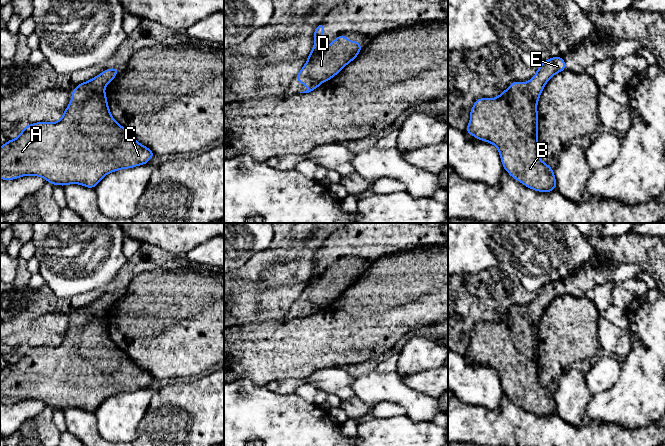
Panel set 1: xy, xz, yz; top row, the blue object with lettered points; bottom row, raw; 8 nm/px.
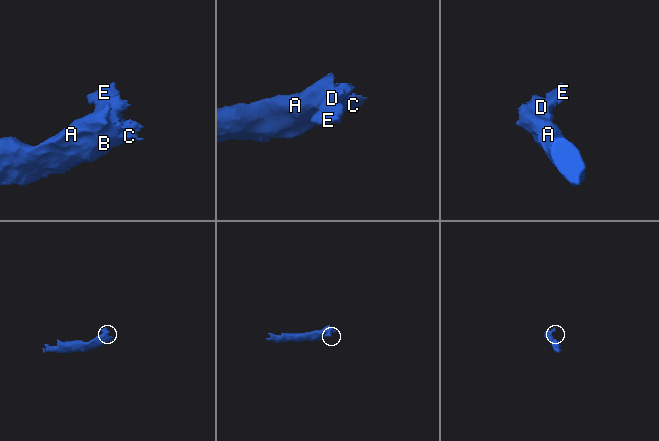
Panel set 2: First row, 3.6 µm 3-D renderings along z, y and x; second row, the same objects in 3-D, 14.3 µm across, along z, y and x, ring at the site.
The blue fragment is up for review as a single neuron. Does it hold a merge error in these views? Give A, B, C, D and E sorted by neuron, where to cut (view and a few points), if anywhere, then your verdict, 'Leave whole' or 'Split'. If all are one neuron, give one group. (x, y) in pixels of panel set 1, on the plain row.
Groups: A B C D E. No split. Leave whole

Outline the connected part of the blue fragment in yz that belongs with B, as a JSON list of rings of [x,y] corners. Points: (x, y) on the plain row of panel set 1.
[[[563,280],[552,281],[537,292],[537,297],[528,306],[514,305],[498,321],[478,322],[470,334],[470,346],[465,354],[476,363],[496,370],[504,394],[537,416],[548,417],[557,411],[553,393],[538,379],[537,327],[546,307],[564,294],[566,289]]]

